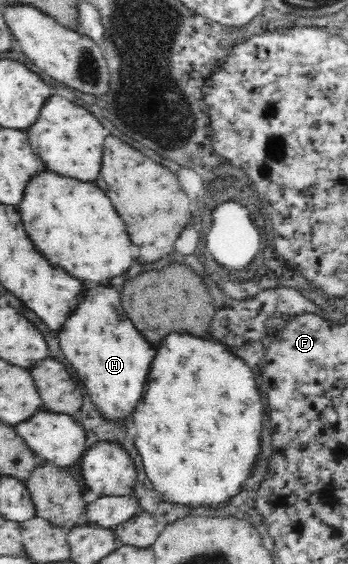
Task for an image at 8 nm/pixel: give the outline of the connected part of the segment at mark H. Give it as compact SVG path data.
M113 288L99 290L101 292L87 292L85 304L79 306L73 318L69 318L65 330L59 336L59 344L97 412L107 420L123 422L137 410L137 404L143 400L151 372L149 368L155 360L155 350L127 320L123 308L119 308L119 292Z

